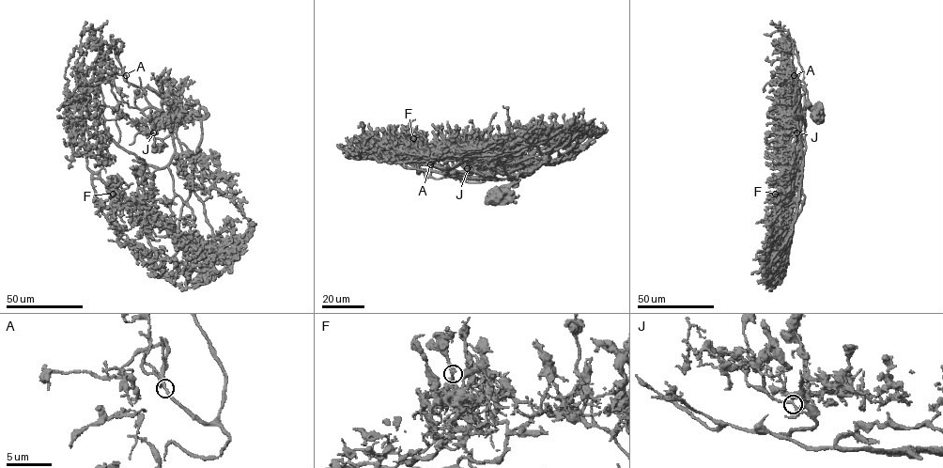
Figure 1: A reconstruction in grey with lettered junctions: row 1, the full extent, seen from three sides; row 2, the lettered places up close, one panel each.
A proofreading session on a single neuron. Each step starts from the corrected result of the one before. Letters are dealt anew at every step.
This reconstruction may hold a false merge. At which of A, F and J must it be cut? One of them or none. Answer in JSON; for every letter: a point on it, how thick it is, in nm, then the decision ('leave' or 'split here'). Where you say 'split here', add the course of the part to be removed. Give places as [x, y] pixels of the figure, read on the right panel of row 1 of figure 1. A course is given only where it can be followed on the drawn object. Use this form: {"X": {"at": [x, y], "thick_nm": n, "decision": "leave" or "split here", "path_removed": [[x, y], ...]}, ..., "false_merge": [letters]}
{"A": {"at": [794, 75], "thick_nm": 190, "decision": "leave"}, "F": {"at": [775, 194], "thick_nm": 240, "decision": "leave"}, "J": {"at": [796, 132], "thick_nm": 240, "decision": "leave"}, "false_merge": []}

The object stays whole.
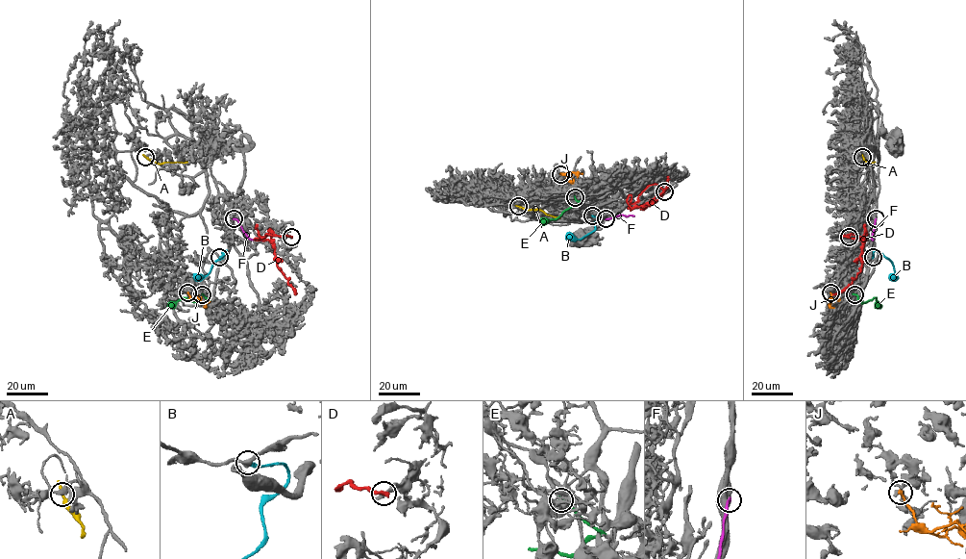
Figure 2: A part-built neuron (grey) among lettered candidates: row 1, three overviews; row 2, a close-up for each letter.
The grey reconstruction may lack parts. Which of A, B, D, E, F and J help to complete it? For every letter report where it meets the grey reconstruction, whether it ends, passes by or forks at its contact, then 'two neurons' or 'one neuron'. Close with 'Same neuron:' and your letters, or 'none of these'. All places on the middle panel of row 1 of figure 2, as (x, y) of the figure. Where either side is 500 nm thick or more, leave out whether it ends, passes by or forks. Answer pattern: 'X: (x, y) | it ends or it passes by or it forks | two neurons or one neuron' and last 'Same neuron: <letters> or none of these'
A: (518, 206) | two neurons
B: (592, 215) | it ends | two neurons
D: (664, 191) | it ends | two neurons
E: (575, 197) | it ends | two neurons
F: (606, 218) | two neurons
J: (560, 174) | it ends | two neurons
Same neuron: none of these

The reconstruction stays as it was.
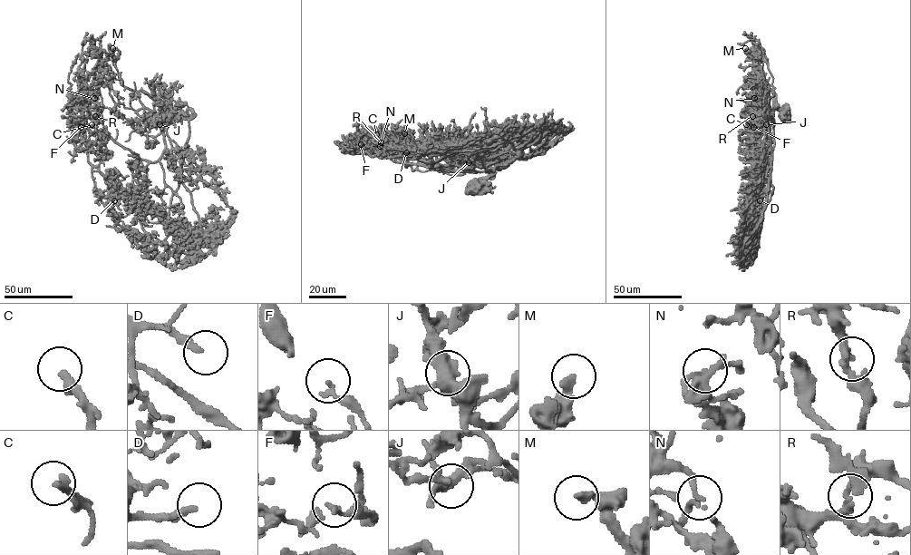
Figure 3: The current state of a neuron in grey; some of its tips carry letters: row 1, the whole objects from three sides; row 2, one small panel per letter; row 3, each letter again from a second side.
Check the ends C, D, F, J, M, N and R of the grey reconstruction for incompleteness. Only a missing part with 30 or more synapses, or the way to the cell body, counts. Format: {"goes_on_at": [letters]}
{"goes_on_at": ["C", "D", "F"]}

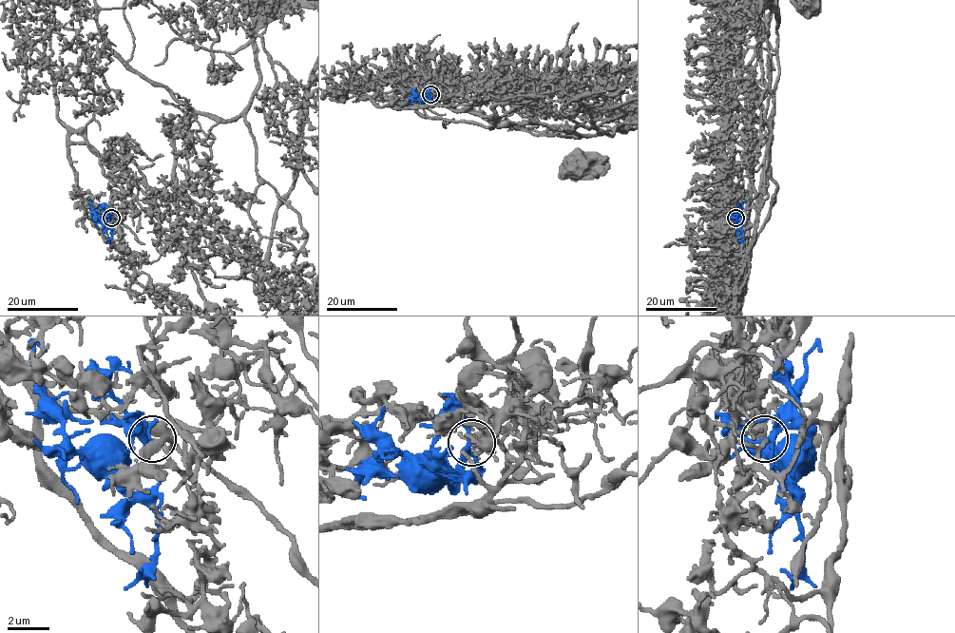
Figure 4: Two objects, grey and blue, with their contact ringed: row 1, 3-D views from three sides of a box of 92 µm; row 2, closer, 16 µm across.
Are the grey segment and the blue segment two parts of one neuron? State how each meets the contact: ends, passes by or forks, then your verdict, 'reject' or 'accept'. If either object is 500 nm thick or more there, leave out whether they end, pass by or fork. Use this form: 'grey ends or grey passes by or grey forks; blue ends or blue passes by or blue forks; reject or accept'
grey passes by; blue forks; accept

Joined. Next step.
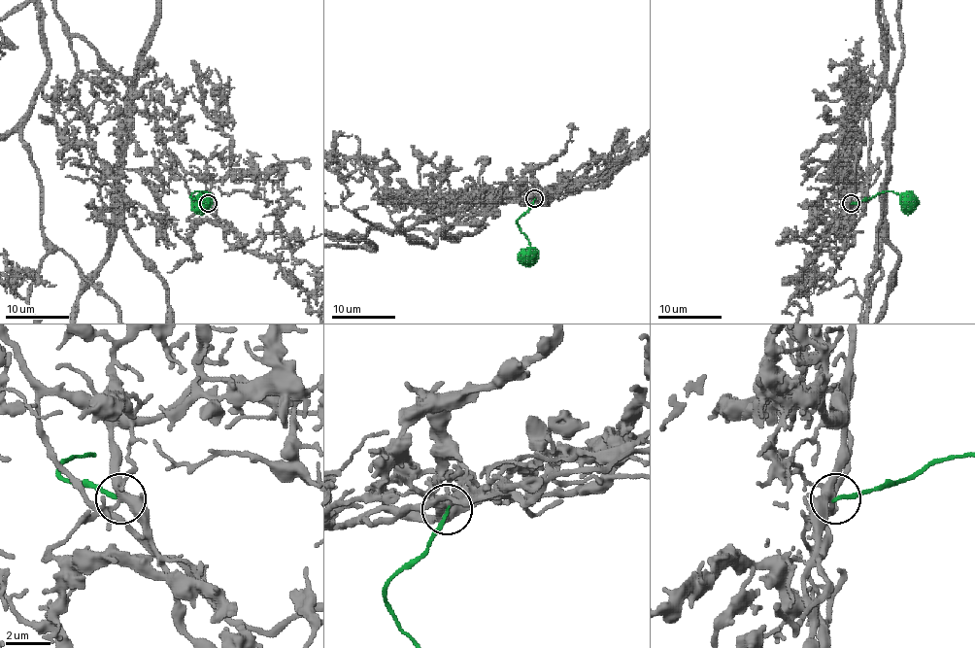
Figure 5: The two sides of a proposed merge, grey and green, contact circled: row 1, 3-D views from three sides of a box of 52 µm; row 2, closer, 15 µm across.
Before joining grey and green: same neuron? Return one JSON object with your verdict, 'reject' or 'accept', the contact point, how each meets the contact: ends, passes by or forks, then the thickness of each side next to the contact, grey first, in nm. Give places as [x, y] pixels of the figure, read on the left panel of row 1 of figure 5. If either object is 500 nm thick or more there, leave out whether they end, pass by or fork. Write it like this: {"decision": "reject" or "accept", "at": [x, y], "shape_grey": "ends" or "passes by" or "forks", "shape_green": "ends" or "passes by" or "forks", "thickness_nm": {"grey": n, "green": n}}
{"decision": "reject", "at": [208, 203], "shape_grey": "forks", "shape_green": "ends", "thickness_nm": {"grey": 360, "green": 150}}

